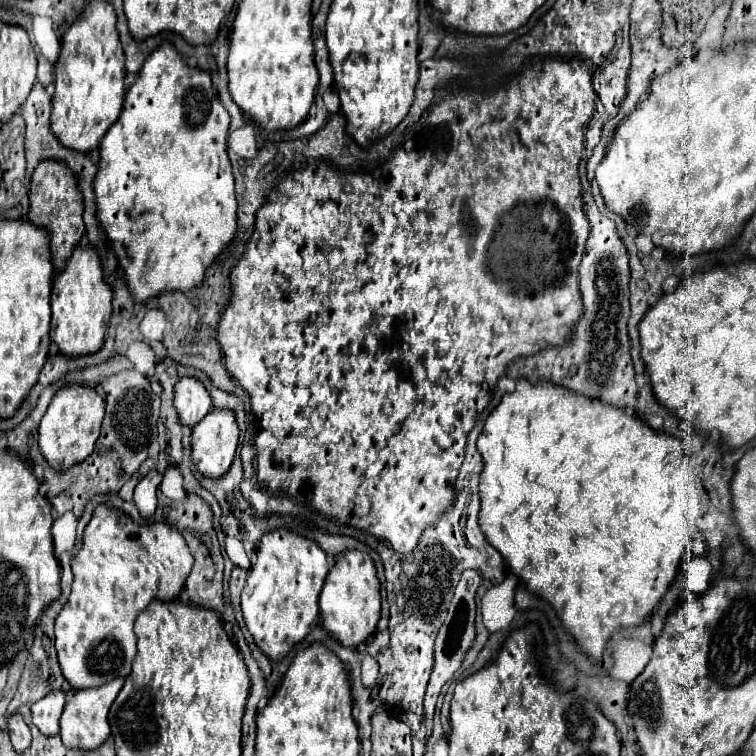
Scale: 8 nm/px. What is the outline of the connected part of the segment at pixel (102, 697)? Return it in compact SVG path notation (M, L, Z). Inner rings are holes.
M113 678L103 686L97 688L83 688L83 690L75 690L73 694L69 694L69 700L65 704L63 716L61 716L61 732L59 736L63 738L65 746L69 748L83 748L83 750L95 750L97 746L101 746L109 734L111 734L111 726L109 726L109 708L113 704L113 700L117 698L119 690L123 688L125 678Z

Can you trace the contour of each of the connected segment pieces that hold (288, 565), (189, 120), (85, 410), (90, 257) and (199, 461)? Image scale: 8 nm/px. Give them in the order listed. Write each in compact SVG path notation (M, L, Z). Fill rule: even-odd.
M289 528L267 532L261 538L257 560L249 568L241 594L241 608L247 630L271 660L281 660L293 648L293 644L309 634L311 624L319 614L319 594L327 572L327 554L315 540Z
M161 42L157 46L157 50L145 60L143 68L137 74L135 84L127 90L125 102L123 102L123 112L121 112L119 120L115 122L115 126L109 128L109 132L103 136L101 146L99 146L101 162L99 162L97 178L95 178L97 220L101 222L101 228L105 230L107 238L113 242L113 248L119 256L119 264L125 270L129 292L135 296L137 302L145 302L147 298L157 296L165 290L189 290L189 288L197 286L197 282L201 282L201 278L203 278L205 266L209 266L209 262L213 262L215 256L229 244L229 240L233 238L235 228L237 228L235 186L233 186L231 162L227 158L227 146L225 146L225 136L229 132L229 122L231 120L229 120L227 110L221 106L221 102L217 98L217 92L213 90L211 82L183 82L187 76L191 76L191 72L195 72L195 70L187 66L187 62L175 50L175 46L171 42Z
M69 384L63 386L51 400L39 424L39 448L45 460L59 472L65 472L77 462L83 462L95 448L101 422L105 418L105 400L91 386Z
M93 246L75 248L71 258L67 260L65 268L55 274L53 292L51 292L51 340L59 346L59 352L69 354L69 356L97 352L103 344L103 338L105 338L107 322L111 318L111 306L113 306L113 290L105 282L99 250L95 250Z
M213 408L201 422L193 426L191 458L197 470L209 478L223 476L237 450L239 426L233 410Z

